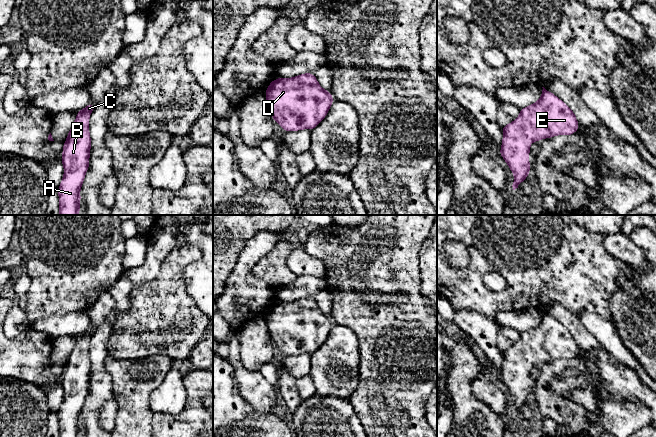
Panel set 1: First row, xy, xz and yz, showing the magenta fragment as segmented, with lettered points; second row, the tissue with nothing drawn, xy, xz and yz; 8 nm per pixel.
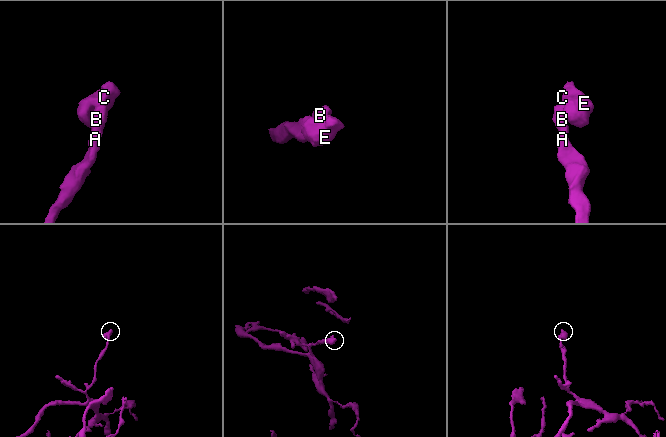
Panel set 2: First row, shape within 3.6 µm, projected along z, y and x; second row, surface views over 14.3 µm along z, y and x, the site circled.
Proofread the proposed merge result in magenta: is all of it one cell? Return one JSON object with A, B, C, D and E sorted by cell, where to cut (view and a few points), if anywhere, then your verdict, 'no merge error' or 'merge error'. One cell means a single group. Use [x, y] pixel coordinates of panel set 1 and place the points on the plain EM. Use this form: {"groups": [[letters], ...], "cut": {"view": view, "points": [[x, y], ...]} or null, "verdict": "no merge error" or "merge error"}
{"groups": [["A", "B", "C", "D", "E"]], "cut": null, "verdict": "no merge error"}

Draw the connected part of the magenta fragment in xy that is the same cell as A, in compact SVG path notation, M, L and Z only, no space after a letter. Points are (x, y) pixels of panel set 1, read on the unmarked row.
M89 326L84 333L76 335L77 342L63 368L64 400L58 412L60 437L80 436L80 413L89 393L91 372L89 340L94 333L95 330Z

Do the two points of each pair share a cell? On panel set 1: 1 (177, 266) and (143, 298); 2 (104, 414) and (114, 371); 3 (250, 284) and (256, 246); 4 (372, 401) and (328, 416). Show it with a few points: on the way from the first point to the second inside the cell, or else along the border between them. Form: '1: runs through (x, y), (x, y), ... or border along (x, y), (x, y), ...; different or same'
1: runs through (169, 274), (151, 292); same
2: border along (113, 398), (117, 404), (115, 422); different
3: runs through (246, 275), (246, 260), (250, 255); same
4: border along (348, 399), (355, 415), (363, 426); different

